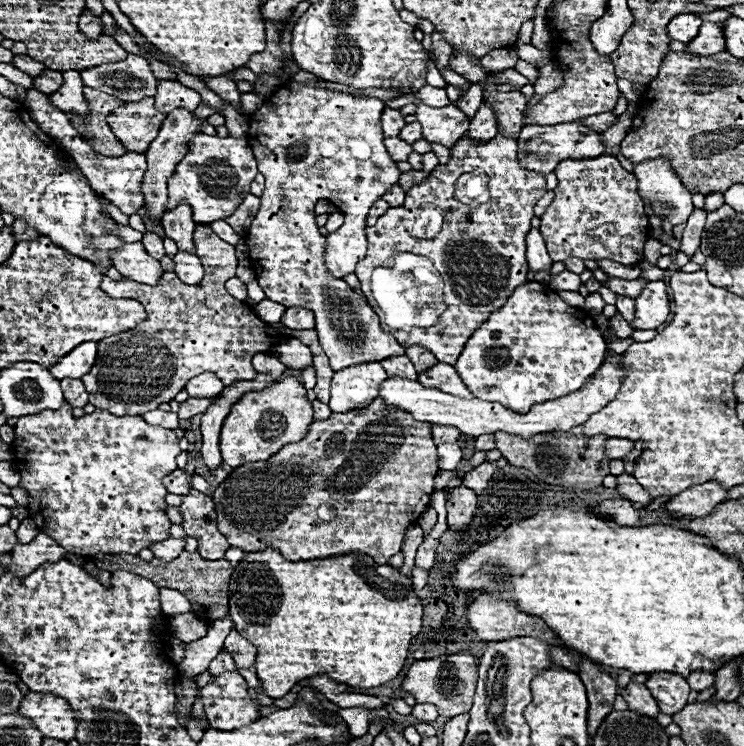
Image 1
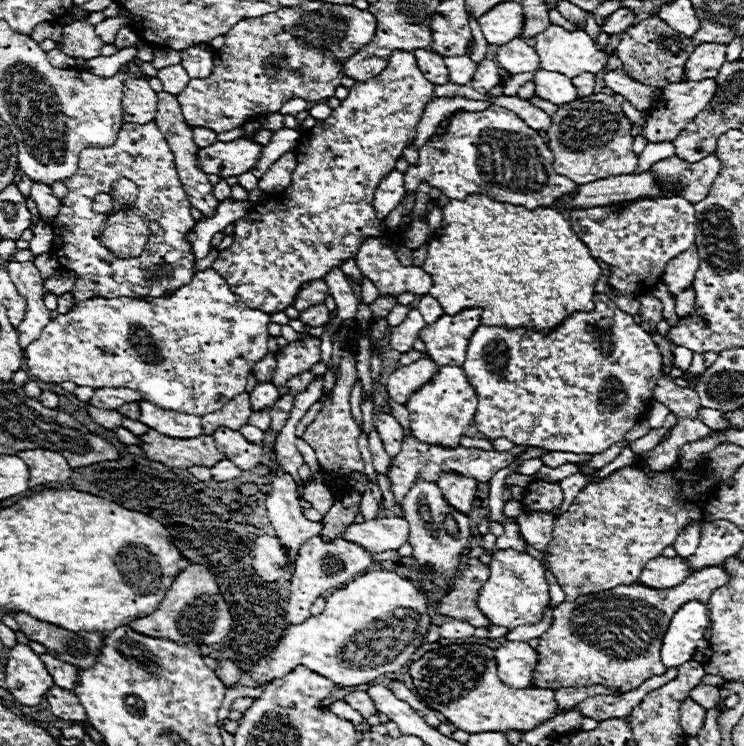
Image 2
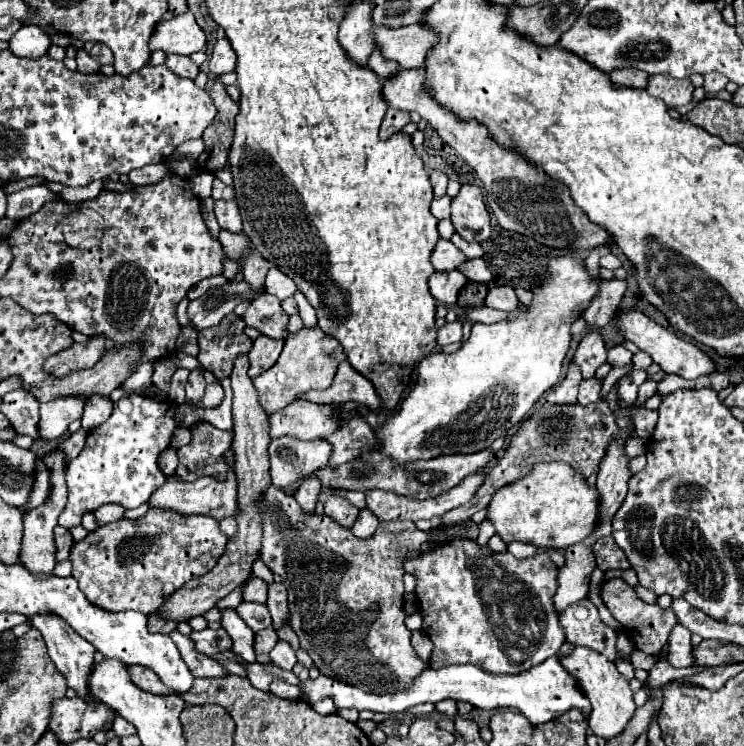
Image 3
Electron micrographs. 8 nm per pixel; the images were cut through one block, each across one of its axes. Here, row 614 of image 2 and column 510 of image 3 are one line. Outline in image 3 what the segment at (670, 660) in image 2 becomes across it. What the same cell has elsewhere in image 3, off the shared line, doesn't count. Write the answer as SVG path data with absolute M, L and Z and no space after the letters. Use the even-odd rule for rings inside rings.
M546 658L546 662L522 672L522 674L490 674L486 670L480 670L474 664L456 664L456 666L444 666L440 670L428 668L418 678L414 678L412 686L406 688L402 694L396 696L376 696L362 692L346 682L318 676L316 680L306 680L300 684L300 690L308 696L310 704L320 702L324 698L332 698L336 708L356 708L356 710L372 710L372 712L404 712L406 708L422 702L440 702L446 698L452 698L456 702L470 702L476 708L494 710L494 708L512 708L522 712L532 724L550 722L570 708L580 708L584 714L590 714L590 702L580 692L576 680L560 666L558 658Z

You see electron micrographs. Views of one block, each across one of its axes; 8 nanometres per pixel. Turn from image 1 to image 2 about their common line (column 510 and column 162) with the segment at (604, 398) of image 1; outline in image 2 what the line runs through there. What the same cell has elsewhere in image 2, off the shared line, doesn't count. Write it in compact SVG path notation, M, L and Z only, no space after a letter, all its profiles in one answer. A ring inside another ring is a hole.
M140 402L140 418L148 428L170 438L196 438L202 434L202 418L194 414L178 414L160 410L150 402Z

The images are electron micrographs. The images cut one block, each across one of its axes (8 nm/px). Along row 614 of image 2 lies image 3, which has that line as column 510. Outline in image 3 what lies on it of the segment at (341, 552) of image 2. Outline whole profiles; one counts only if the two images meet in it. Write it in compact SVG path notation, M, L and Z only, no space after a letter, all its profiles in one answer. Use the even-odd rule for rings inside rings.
M492 286L486 294L486 306L510 312L518 306L518 298L512 286Z

